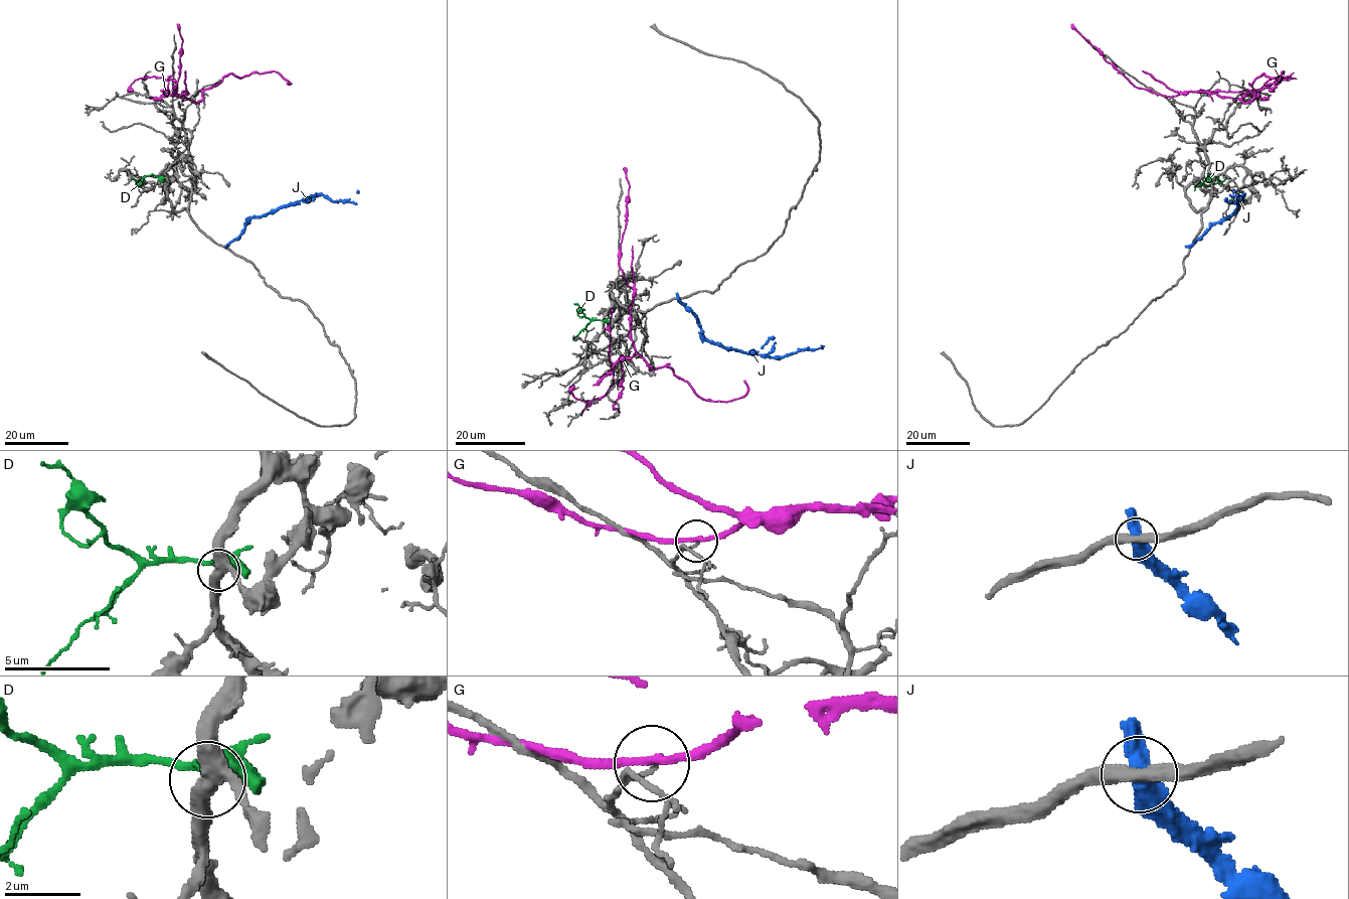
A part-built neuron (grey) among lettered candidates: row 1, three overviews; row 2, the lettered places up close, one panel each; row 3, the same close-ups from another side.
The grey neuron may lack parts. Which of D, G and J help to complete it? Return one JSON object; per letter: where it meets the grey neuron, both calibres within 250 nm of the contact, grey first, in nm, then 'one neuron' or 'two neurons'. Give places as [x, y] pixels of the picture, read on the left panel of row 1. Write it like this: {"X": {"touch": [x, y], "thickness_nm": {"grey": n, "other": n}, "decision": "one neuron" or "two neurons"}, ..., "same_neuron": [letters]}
{"D": {"touch": [159, 180], "thickness_nm": {"grey": 420, "other": 500}, "decision": "one neuron"}, "G": {"touch": [178, 97], "thickness_nm": {"grey": 90, "other": 180}, "decision": "two neurons"}, "J": {"touch": [226, 247], "thickness_nm": {"grey": 360, "other": 480}, "decision": "two neurons"}, "same_neuron": ["D"]}

